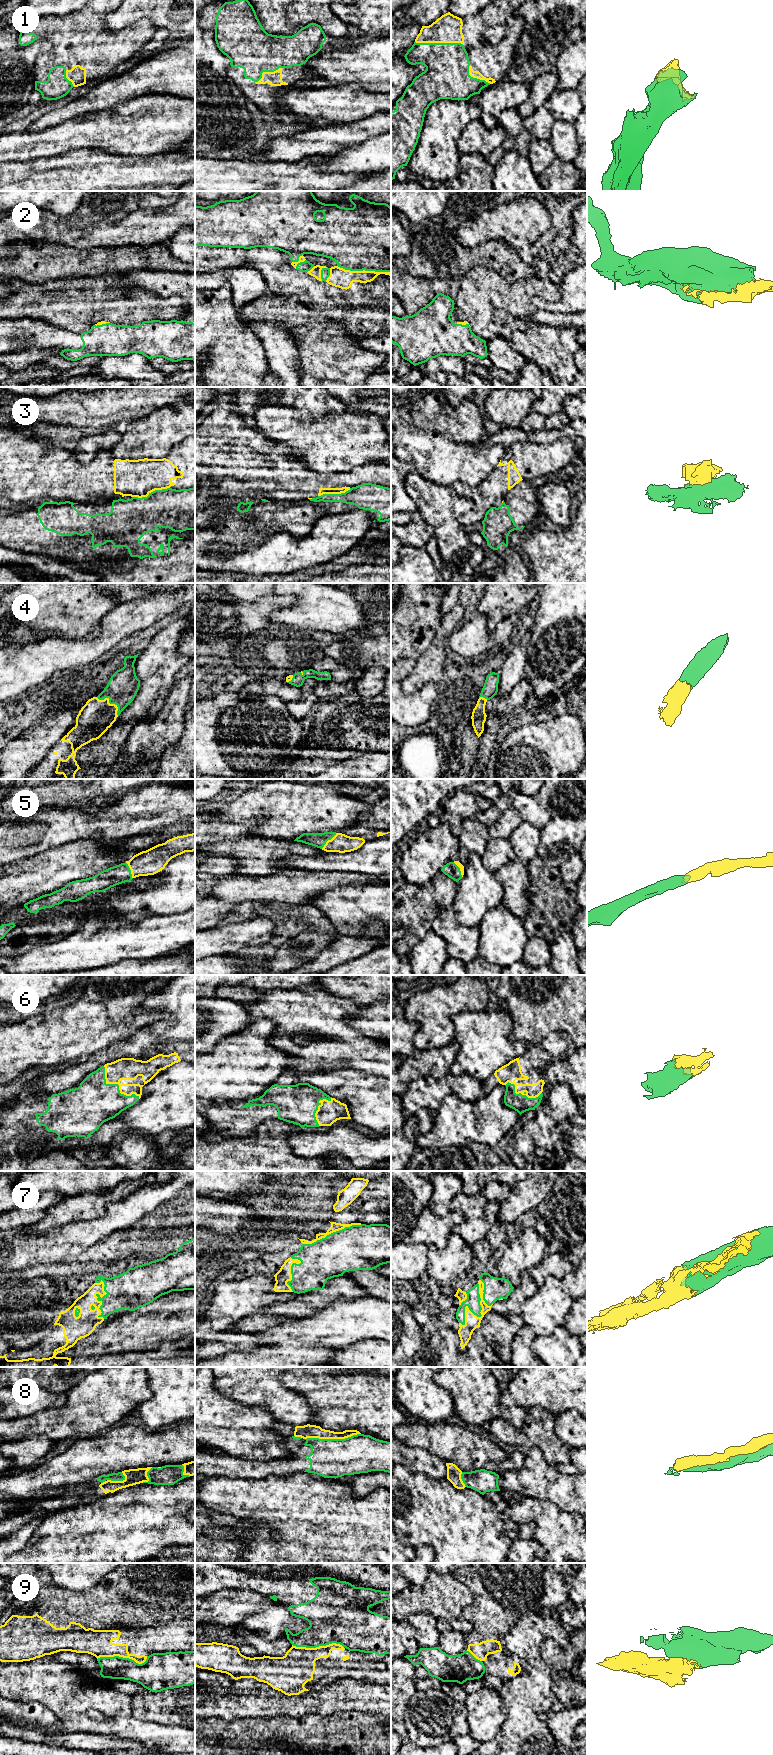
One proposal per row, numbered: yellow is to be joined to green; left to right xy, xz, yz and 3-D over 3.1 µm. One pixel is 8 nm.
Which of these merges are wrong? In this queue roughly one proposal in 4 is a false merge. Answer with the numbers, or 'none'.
3, 8, 9

